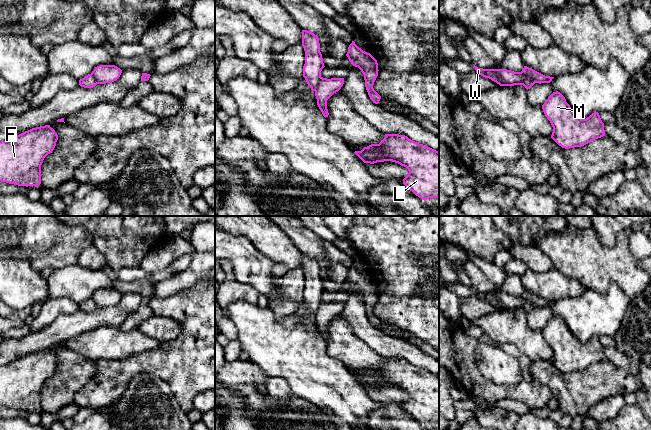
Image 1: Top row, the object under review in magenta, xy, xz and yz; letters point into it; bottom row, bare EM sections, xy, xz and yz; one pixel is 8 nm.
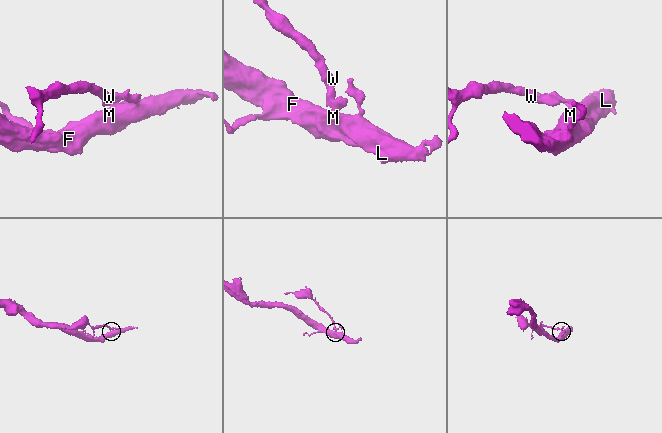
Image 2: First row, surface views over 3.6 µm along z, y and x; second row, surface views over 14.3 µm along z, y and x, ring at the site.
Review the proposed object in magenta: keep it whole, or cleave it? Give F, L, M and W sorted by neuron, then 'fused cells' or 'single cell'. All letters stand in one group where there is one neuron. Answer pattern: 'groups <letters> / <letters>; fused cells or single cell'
groups F L M / W; fused cells

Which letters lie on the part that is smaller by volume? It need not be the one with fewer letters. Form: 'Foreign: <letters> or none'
Foreign: W

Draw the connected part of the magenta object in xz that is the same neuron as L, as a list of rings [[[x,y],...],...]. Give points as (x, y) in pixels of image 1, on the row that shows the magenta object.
[[[385,134],[379,144],[354,152],[364,163],[392,161],[408,169],[403,184],[423,200],[439,199],[439,152],[405,135]]]

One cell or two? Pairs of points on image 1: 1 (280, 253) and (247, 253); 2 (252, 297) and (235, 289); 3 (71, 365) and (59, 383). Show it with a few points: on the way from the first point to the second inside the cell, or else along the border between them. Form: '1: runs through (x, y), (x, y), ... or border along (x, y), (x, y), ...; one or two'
1: border along (244, 237), (275, 263); two
2: runs through (248, 294), (239, 291); one
3: runs through (71, 369), (63, 379); one

